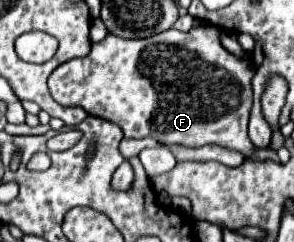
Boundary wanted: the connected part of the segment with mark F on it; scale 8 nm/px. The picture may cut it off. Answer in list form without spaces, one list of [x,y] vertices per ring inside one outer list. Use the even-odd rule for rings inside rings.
[[[201,24],[189,32],[177,28],[165,30],[145,40],[123,40],[107,34],[101,42],[91,46],[91,52],[83,58],[75,58],[55,68],[49,76],[49,92],[55,102],[63,106],[79,106],[89,116],[105,118],[117,124],[125,138],[151,136],[167,144],[203,146],[219,144],[241,152],[251,158],[257,150],[247,136],[247,120],[251,110],[251,78],[253,62],[233,56],[221,46],[221,32],[215,26]]]

